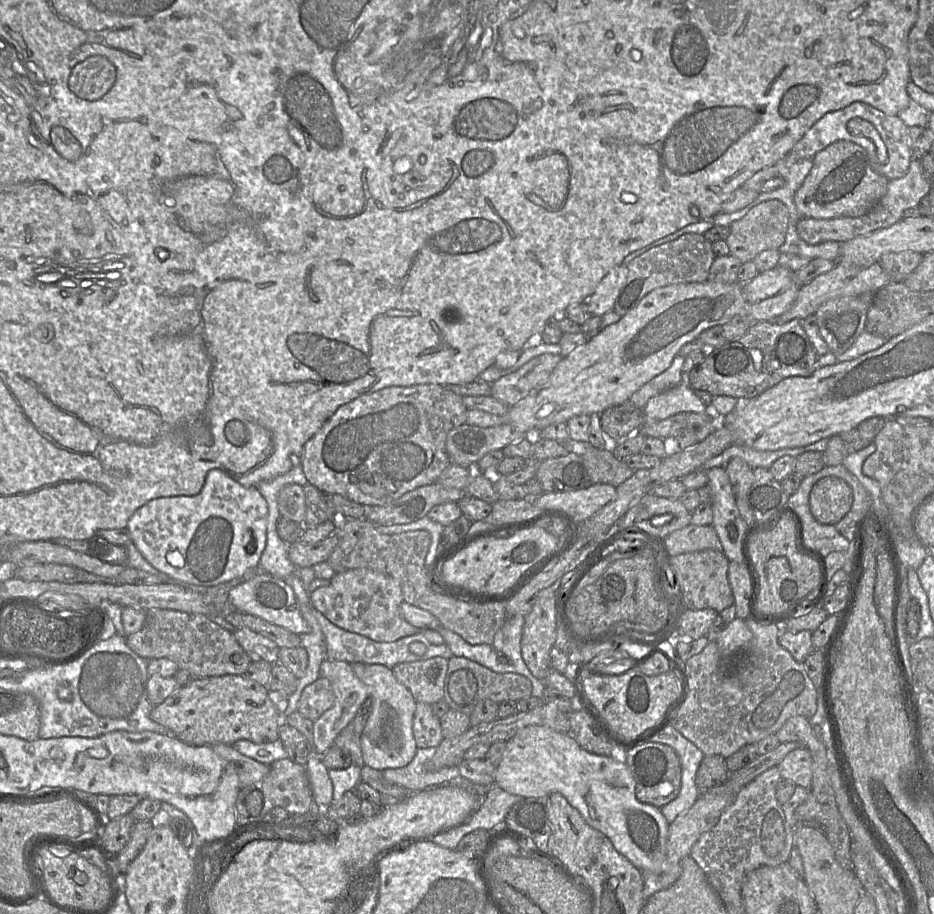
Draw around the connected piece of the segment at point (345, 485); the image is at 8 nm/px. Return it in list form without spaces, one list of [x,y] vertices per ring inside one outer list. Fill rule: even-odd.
[[[438,384],[390,386],[361,395],[340,406],[306,442],[301,457],[304,475],[308,483],[324,494],[339,494],[362,505],[388,505],[407,492],[434,483],[451,464],[446,439],[452,429],[466,423],[467,411],[463,396]],[[432,415],[442,419],[439,429],[430,428],[429,418]]]

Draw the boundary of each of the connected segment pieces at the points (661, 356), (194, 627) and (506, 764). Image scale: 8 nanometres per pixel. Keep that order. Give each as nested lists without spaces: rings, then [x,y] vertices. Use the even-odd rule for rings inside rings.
[[[707,280],[672,284],[652,290],[618,322],[605,327],[562,358],[544,384],[531,390],[524,399],[510,407],[504,415],[505,423],[522,433],[539,433],[549,425],[567,423],[574,416],[601,414],[607,408],[628,402],[644,384],[668,369],[681,348],[698,338],[704,330],[724,325],[735,315],[748,315],[749,304],[744,297],[743,285],[738,282],[725,284]]]
[[[150,609],[146,612],[143,627],[136,633],[126,637],[128,647],[137,655],[147,660],[168,658],[175,662],[179,669],[185,669],[195,678],[223,675],[243,675],[251,664],[251,659],[235,639],[233,633],[213,622],[209,616],[193,614],[169,609]],[[234,653],[241,654],[240,663],[231,661]]]
[[[540,725],[520,729],[506,741],[494,784],[519,797],[562,794],[591,827],[604,834],[641,872],[663,870],[669,823],[661,810],[637,800],[635,780],[626,763],[586,751],[571,734]]]

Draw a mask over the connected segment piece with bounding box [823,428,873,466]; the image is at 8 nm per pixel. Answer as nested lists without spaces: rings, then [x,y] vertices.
[[[857,428],[838,433],[829,438],[823,453],[824,463],[826,466],[841,465],[848,455],[862,450],[872,442],[862,438]]]

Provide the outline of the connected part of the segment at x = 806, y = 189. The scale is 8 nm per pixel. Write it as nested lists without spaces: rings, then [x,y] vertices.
[[[836,141],[816,153],[812,160],[808,176],[794,195],[802,218],[860,217],[869,212],[887,191],[889,180],[872,169],[866,150],[852,141]]]

